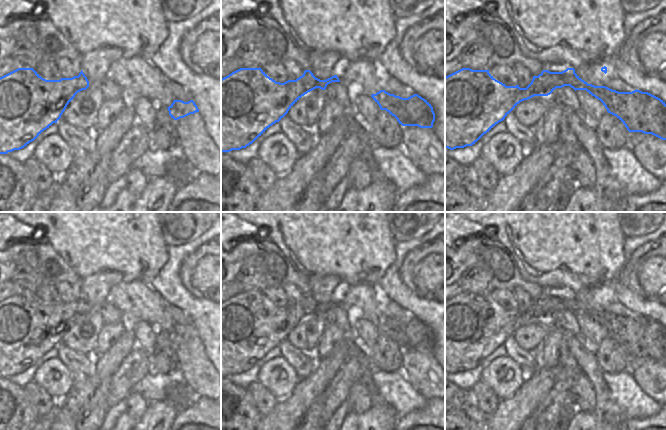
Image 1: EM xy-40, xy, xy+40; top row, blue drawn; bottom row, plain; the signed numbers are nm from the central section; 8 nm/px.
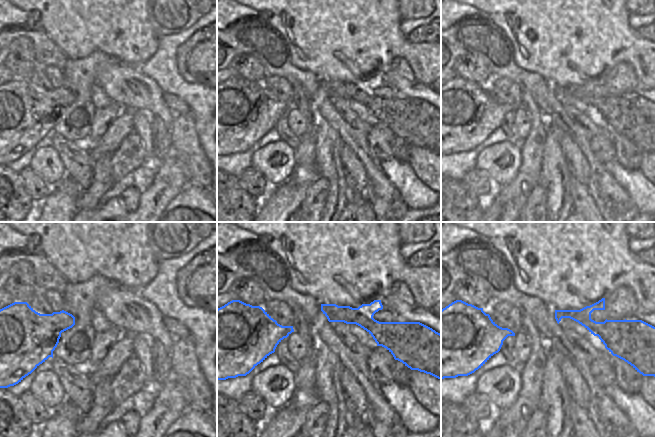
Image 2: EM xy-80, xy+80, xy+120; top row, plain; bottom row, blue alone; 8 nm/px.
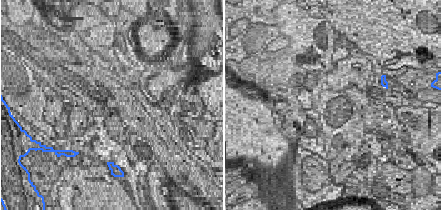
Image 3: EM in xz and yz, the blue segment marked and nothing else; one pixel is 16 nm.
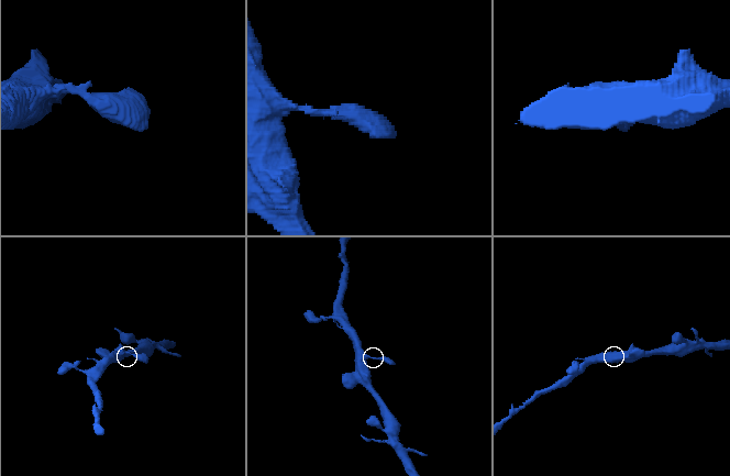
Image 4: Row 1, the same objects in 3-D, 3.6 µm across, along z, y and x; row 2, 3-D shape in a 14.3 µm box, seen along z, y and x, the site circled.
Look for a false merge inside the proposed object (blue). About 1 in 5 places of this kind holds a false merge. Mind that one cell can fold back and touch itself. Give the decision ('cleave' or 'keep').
keep

